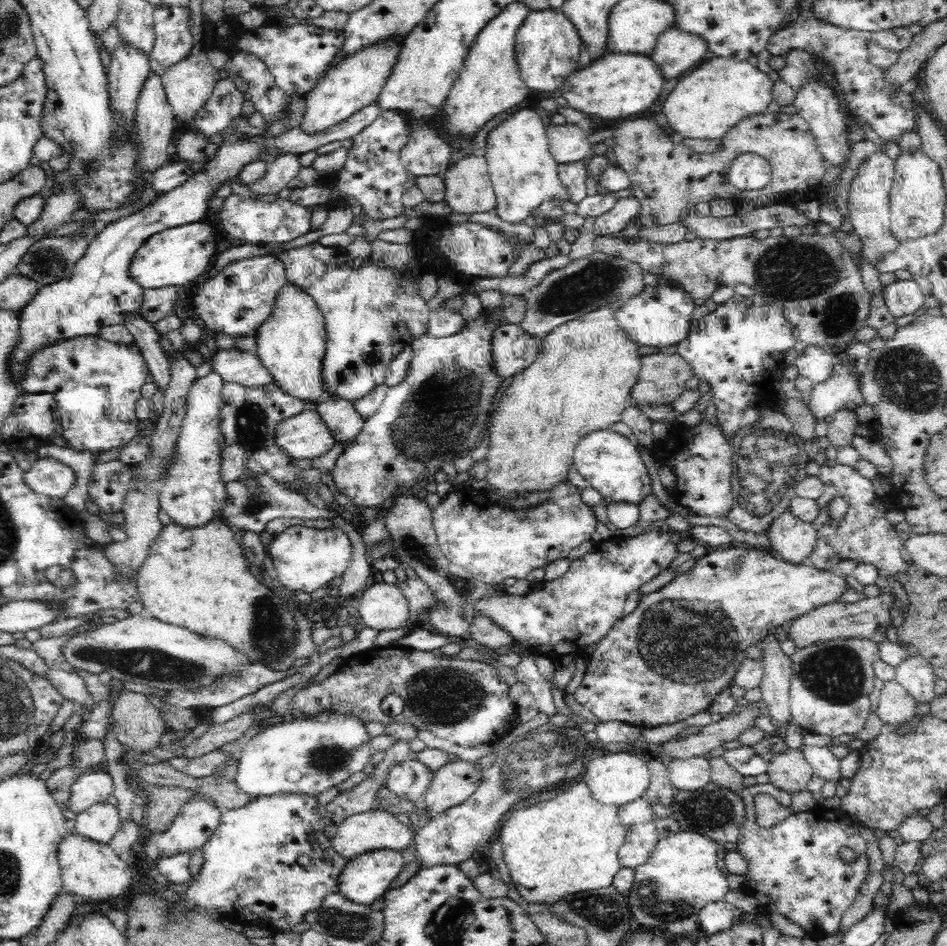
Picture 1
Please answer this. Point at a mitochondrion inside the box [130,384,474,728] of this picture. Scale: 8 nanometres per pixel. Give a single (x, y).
(268, 616)

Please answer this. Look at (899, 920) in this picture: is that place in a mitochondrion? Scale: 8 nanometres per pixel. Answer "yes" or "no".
no

